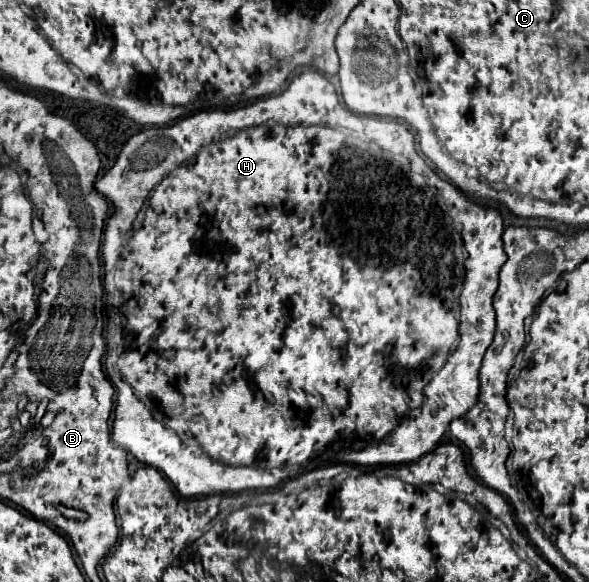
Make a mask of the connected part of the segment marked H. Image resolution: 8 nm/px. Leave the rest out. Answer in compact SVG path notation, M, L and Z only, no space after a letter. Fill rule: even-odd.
M310 68L298 74L288 84L288 88L278 96L258 98L246 106L232 110L200 110L172 126L144 128L124 144L116 164L96 182L96 190L102 196L106 196L114 206L114 212L106 222L101 246L104 265L103 286L106 295L106 312L108 312L106 344L112 346L116 354L120 354L116 362L118 368L108 367L106 357L104 363L108 378L116 390L112 440L118 446L126 448L128 452L132 452L140 462L162 470L168 476L168 480L174 484L178 494L184 498L200 496L200 494L236 494L244 490L278 488L288 478L288 470L284 470L284 466L306 466L312 460L316 460L314 464L318 466L318 458L322 462L320 468L334 464L350 464L350 462L362 466L406 464L418 460L422 454L428 454L446 432L450 420L464 416L478 400L480 362L494 338L492 296L498 288L498 272L506 262L506 254L502 250L502 232L504 232L502 216L494 208L470 202L470 198L464 196L460 189L439 178L416 152L414 133L407 124L394 118L352 114L344 102L342 86L335 85L330 84L324 78L324 74ZM230 130L234 132L238 130L238 134L230 134L230 138L220 138L224 132ZM366 194L368 196L374 194L376 200L388 200L388 208L392 208L392 220L360 218L358 214L360 208L370 208L368 204L376 204L376 200L370 202L370 198L364 198ZM316 198L322 204L320 210L326 212L326 218L316 218ZM458 332L460 332L460 342L452 352L452 346L458 340ZM193 446L200 446L204 454L200 450L198 452L193 450ZM346 454L352 454L350 462Z

